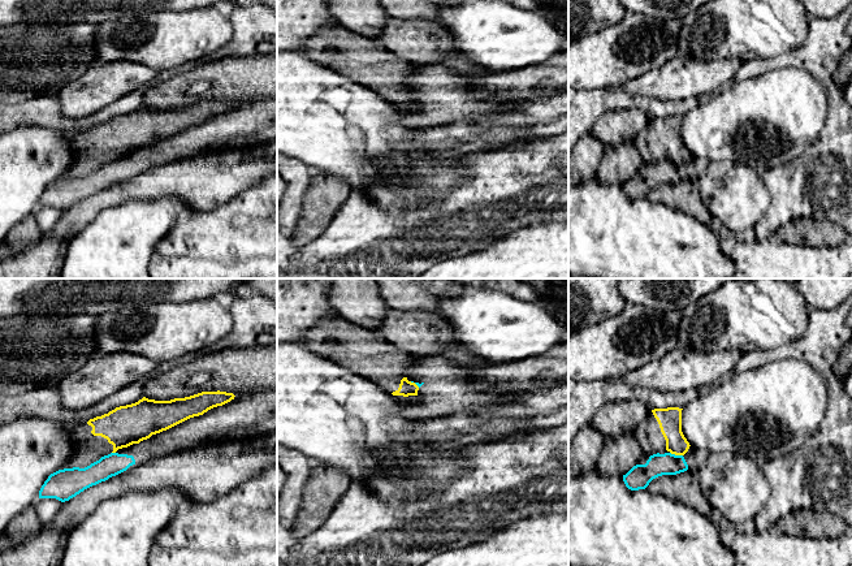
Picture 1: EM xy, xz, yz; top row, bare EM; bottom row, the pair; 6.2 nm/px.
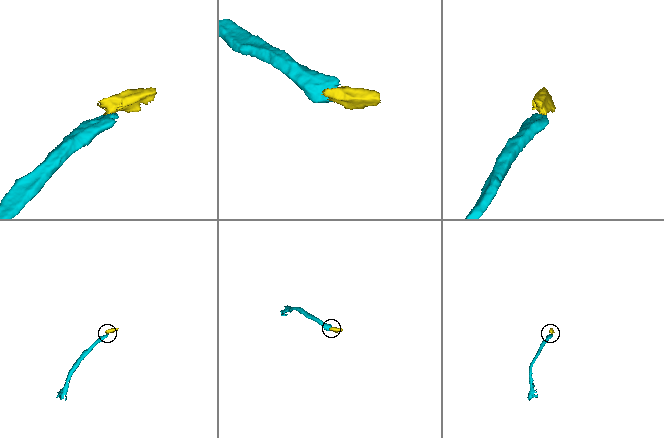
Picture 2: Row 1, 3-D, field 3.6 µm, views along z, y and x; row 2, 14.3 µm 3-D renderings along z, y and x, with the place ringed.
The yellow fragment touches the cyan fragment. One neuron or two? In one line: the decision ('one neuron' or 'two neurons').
two neurons

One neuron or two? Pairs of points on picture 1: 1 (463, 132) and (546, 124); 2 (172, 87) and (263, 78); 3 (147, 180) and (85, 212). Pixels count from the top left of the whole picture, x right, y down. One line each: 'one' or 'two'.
1: one
2: one
3: one

